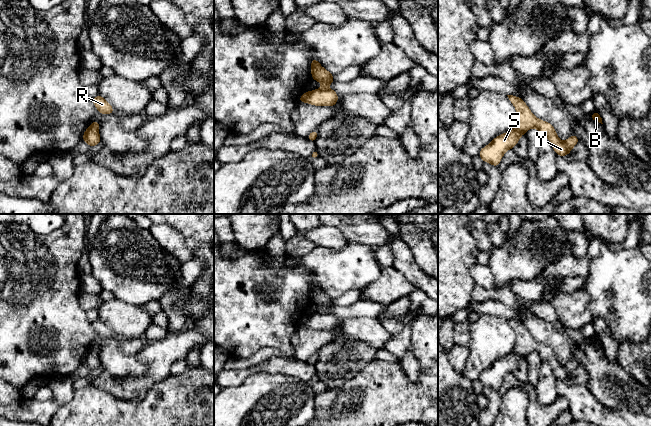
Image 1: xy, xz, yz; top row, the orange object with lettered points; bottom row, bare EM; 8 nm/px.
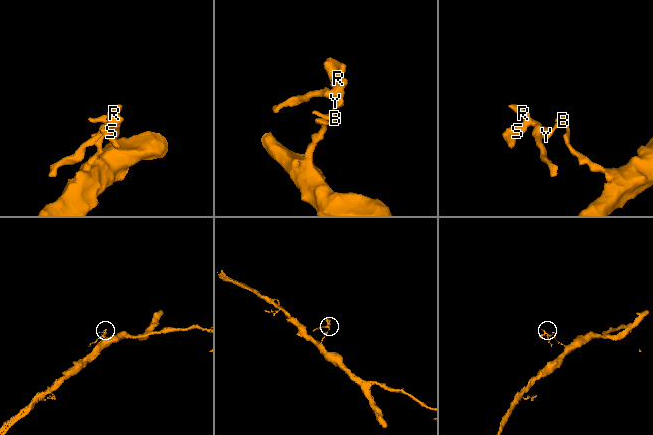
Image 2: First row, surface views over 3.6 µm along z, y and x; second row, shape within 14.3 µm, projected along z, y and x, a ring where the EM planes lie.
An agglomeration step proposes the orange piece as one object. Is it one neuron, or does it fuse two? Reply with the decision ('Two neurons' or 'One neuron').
One neuron

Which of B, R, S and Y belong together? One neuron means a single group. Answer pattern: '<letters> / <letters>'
B R S Y

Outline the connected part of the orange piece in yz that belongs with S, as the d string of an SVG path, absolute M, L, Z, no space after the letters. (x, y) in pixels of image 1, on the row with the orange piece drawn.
M513 95L507 96L516 108L514 127L508 132L495 137L480 150L479 157L483 162L498 167L505 152L508 149L513 149L520 137L531 128L536 128L543 137L550 140L558 156L567 156L578 143L579 139L576 135L571 135L566 141L561 141L553 125L535 117L522 98Z

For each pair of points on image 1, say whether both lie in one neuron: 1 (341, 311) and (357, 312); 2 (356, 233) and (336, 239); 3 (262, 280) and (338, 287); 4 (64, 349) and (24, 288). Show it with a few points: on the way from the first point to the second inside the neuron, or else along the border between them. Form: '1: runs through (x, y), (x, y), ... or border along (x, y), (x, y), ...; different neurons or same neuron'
1: runs through (345, 311), (353, 311); same neuron
2: border along (323, 225), (335, 227), (348, 241); different neurons
3: runs through (281, 280), (287, 280), (291, 277), (319, 277); same neuron
4: runs through (49, 334), (24, 308), (24, 303); same neuron

